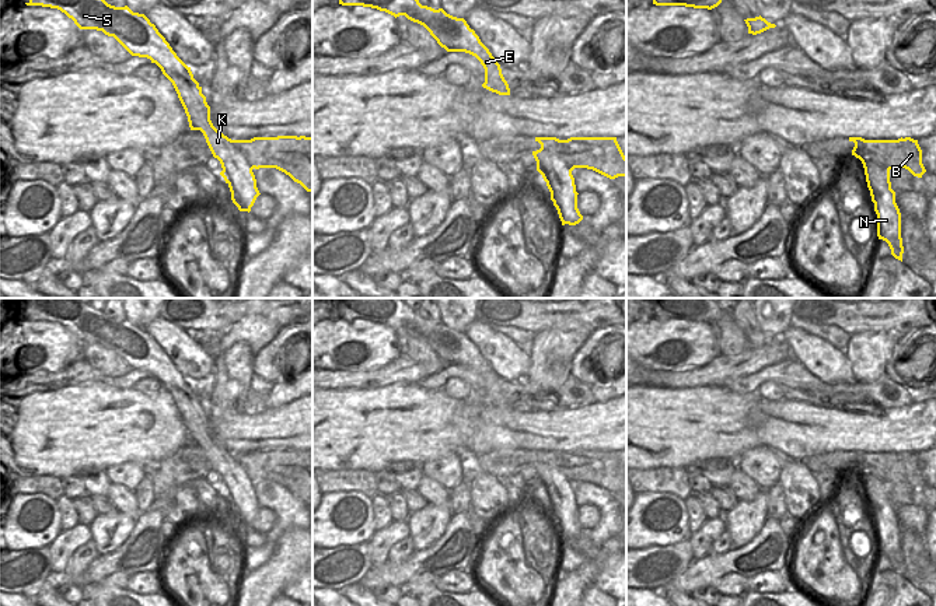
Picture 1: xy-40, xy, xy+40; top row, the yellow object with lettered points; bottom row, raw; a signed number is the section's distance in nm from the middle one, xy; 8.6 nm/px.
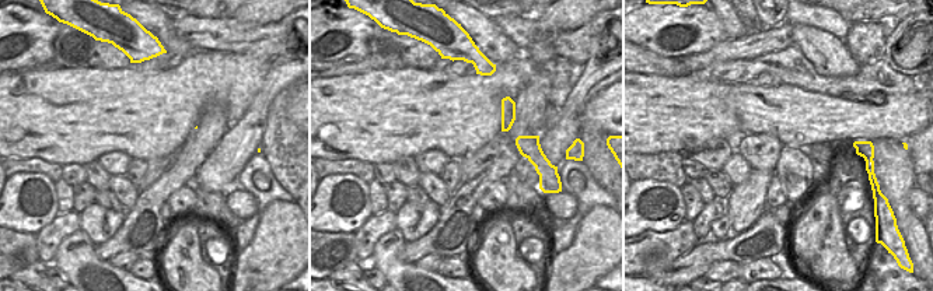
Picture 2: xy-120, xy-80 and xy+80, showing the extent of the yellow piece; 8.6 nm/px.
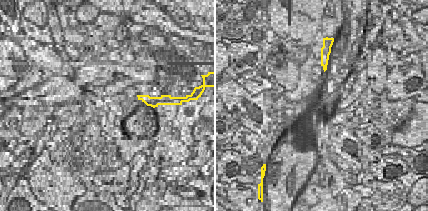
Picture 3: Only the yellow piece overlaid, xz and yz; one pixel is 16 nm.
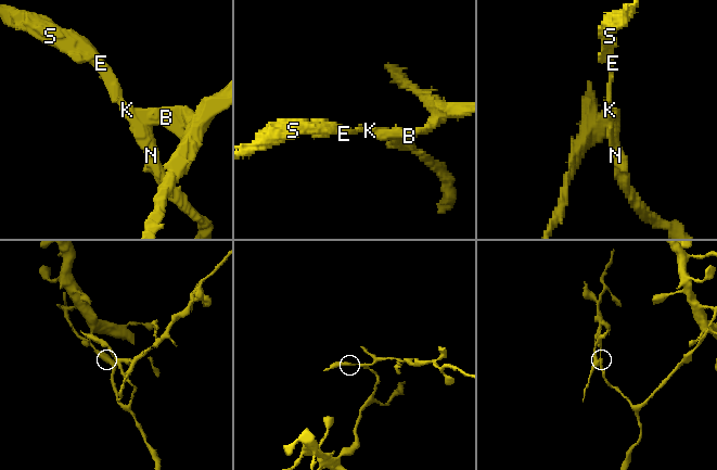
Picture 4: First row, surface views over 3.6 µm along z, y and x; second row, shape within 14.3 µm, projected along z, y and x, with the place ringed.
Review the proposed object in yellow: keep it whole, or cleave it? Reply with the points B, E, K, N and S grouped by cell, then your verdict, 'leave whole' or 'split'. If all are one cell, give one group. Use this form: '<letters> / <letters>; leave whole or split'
B / E K N S; split

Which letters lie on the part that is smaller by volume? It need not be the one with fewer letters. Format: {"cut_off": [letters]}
{"cut_off": ["B"]}

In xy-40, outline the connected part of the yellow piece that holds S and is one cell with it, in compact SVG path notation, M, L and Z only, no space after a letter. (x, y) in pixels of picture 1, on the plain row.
M38 298L29 311L27 319L57 322L80 343L102 344L113 350L132 369L147 371L156 376L172 396L191 444L203 446L213 470L220 474L220 488L230 501L233 516L240 525L251 525L261 508L252 479L235 456L213 439L210 420L191 381L177 369L144 327L133 326L128 319L111 319L78 298Z

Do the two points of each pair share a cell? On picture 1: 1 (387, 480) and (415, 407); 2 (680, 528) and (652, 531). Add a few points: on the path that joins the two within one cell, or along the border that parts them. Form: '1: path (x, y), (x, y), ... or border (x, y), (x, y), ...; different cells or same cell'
1: border (383, 470), (374, 475); different cells
2: path (673, 528), (659, 528); same cell

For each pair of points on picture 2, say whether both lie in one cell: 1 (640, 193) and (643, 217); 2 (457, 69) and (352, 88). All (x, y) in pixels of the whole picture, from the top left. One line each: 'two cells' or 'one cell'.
1: one cell
2: two cells

